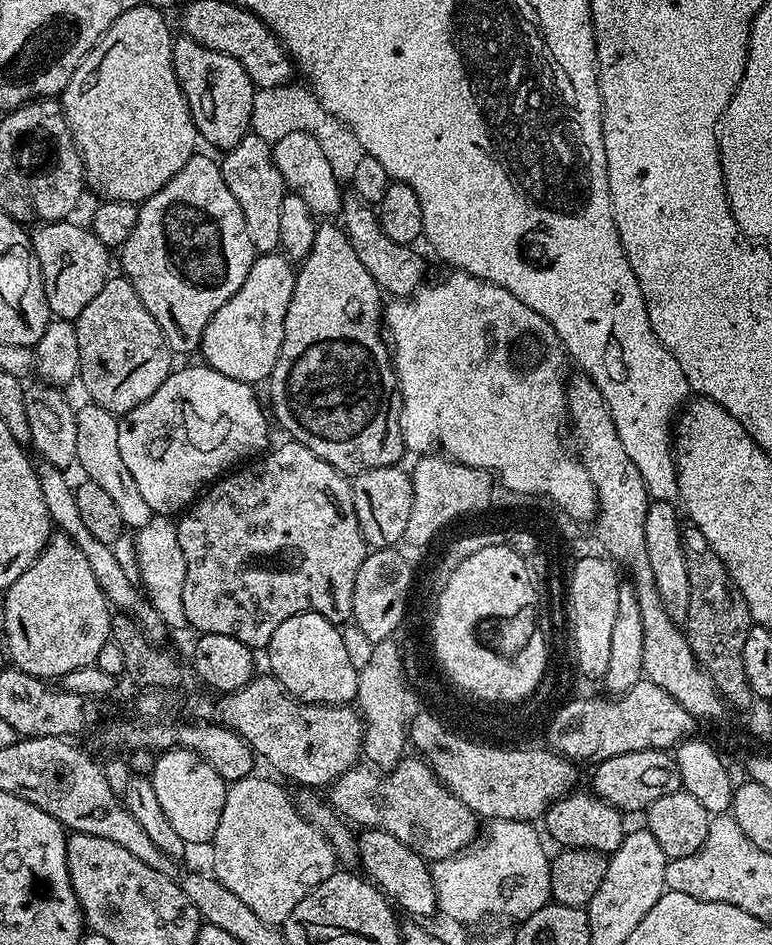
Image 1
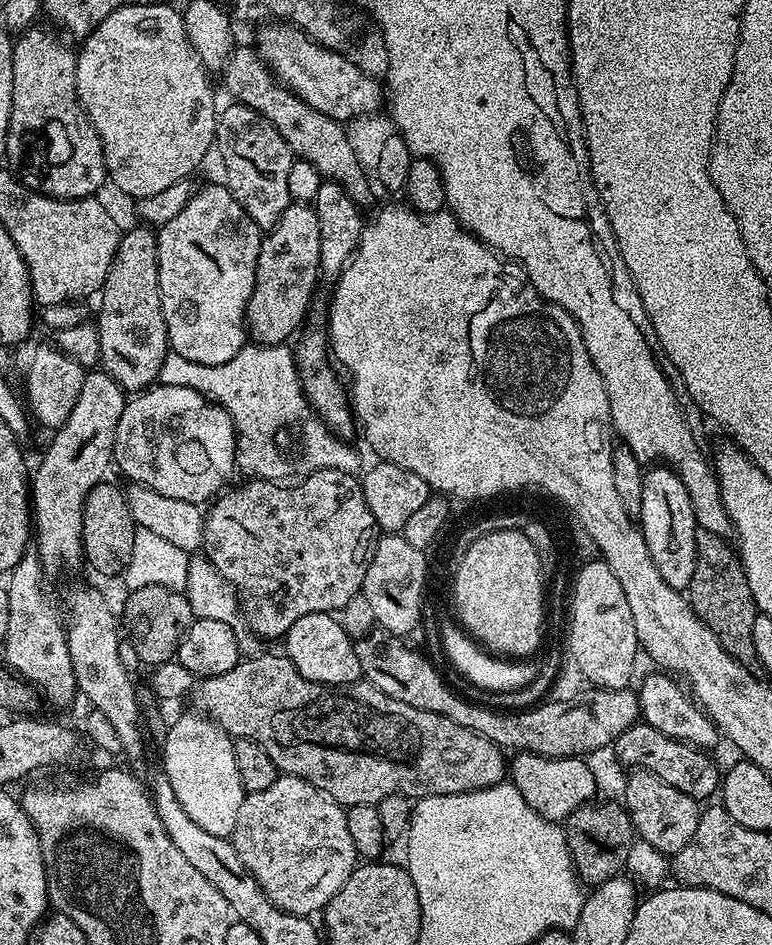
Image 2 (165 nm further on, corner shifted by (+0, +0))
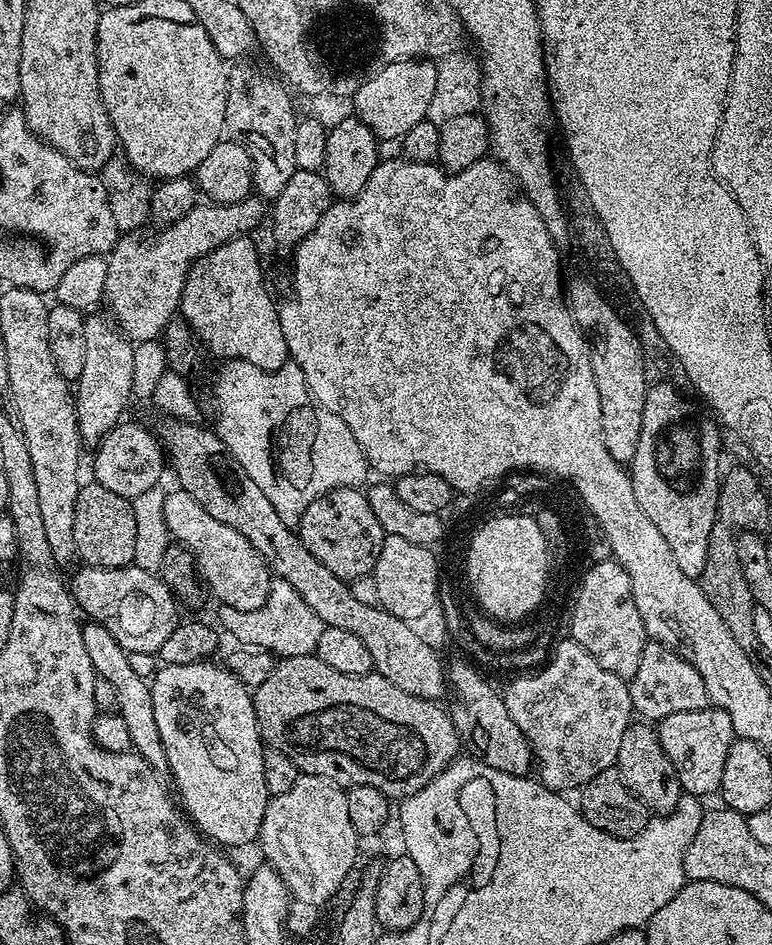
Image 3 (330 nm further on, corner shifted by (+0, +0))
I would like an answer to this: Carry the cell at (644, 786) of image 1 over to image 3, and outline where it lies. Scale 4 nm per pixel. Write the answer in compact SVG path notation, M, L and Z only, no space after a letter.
M715 706L702 710L682 710L682 714L670 714L659 720L655 729L662 742L662 750L666 750L666 758L670 758L678 770L681 789L697 798L715 797L720 790L726 754L730 754L732 741L737 739L730 714Z

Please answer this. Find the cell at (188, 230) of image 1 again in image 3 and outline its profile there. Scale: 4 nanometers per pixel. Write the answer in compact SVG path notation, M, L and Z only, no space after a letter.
M236 236L192 263L178 312L192 329L193 337L214 355L224 356L225 361L249 360L254 366L273 372L289 363L288 343L286 334L282 334L277 301L272 301L264 285L260 252L255 242L248 239L252 238Z

